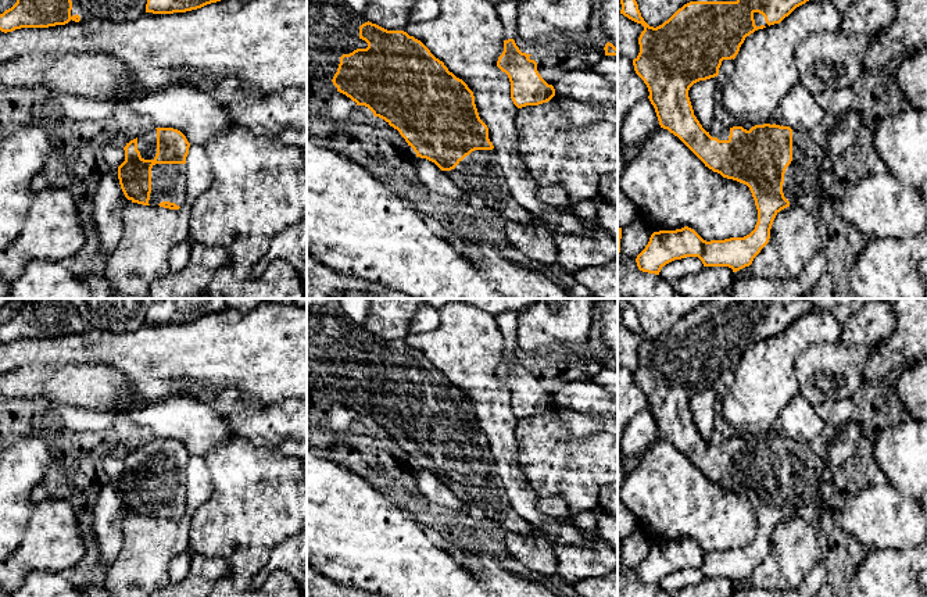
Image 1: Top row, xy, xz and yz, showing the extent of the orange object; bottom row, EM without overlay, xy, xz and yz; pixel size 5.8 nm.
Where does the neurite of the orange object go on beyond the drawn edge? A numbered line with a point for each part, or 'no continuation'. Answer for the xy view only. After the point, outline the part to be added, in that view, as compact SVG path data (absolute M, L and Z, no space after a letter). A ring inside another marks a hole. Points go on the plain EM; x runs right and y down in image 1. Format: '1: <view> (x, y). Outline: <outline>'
1: xy (77, 320). Outline: M74 305L71 307L71 312L72 312L71 328L78 325L80 328L79 333L86 332L89 328L87 328L87 325L85 323L85 321L82 319L82 317L79 315L78 310Z
2: xy (168, 492). Outline: M155 475L151 479L150 516L162 512L186 515L186 475Z

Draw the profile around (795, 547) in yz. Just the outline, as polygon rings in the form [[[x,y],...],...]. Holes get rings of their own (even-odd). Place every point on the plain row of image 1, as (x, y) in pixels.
[[[803,518],[777,523],[769,554],[749,576],[756,589],[792,590],[823,561],[823,537]]]

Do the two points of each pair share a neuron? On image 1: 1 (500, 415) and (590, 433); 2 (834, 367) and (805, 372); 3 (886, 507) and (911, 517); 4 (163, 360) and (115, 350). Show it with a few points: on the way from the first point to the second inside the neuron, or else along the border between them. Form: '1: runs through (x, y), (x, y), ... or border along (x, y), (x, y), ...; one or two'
1: border along (519, 419), (516, 424), (518, 451); two
2: runs through (827, 368), (812, 370); one
3: runs through (891, 513), (897, 518), (905, 518); one
4: runs through (151, 358), (126, 351); one

